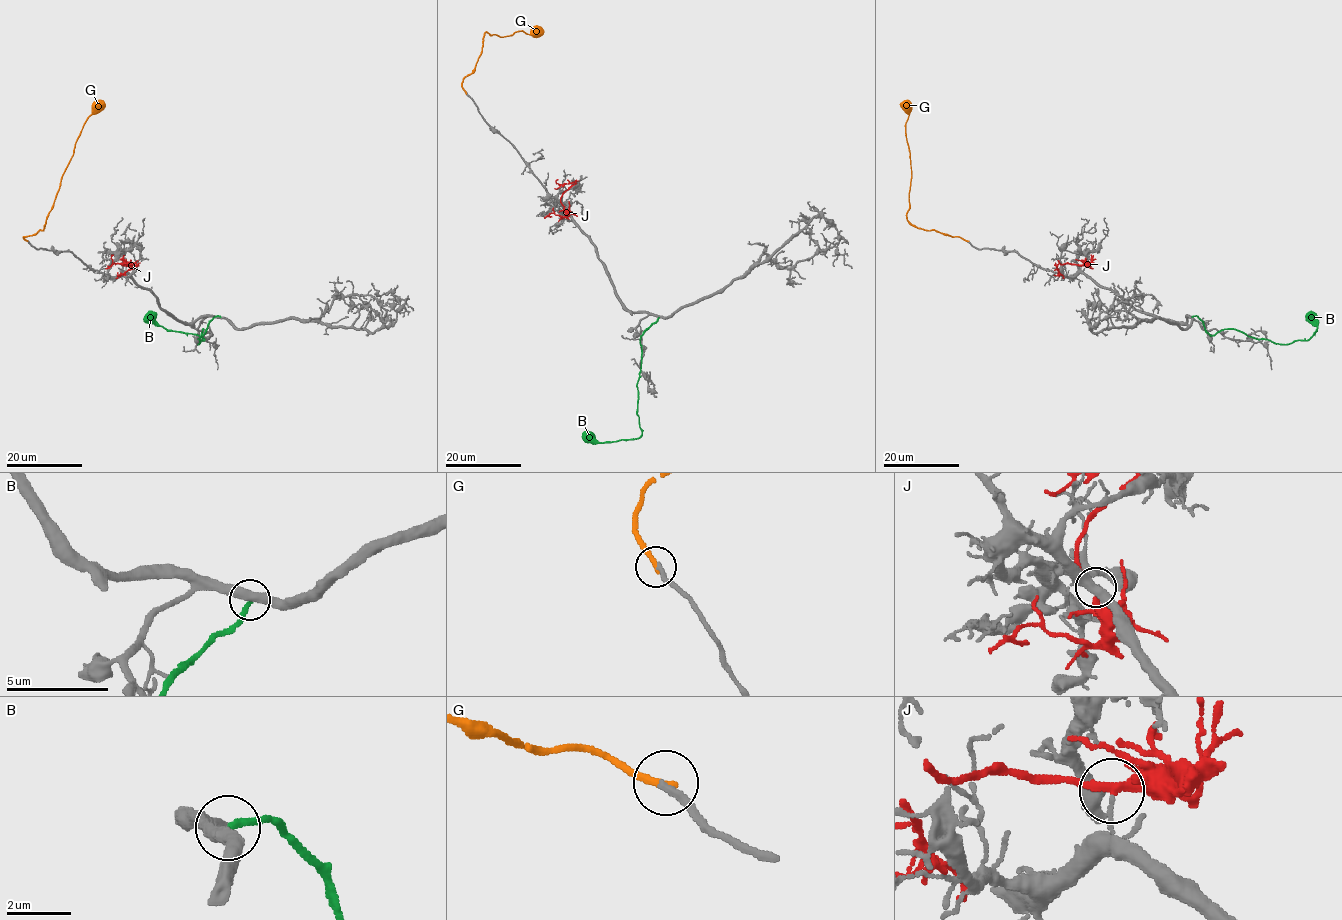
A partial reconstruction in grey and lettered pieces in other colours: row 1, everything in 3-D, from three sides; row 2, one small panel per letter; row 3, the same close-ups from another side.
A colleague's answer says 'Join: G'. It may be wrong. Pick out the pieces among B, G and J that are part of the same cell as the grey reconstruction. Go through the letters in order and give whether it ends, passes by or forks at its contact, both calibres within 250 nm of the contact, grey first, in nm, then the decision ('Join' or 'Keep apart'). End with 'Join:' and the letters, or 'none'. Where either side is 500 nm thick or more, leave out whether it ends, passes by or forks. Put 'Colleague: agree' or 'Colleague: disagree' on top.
Colleague: disagree
B: It ends there. Thickness 440 nm (grey) against 220 nm. Keep apart
G: It ends there. Thickness 260 nm (grey) against 280 nm. Keep apart
J: It passes by. Thickness 100 nm (grey) against 240 nm. Keep apart
Join: none

